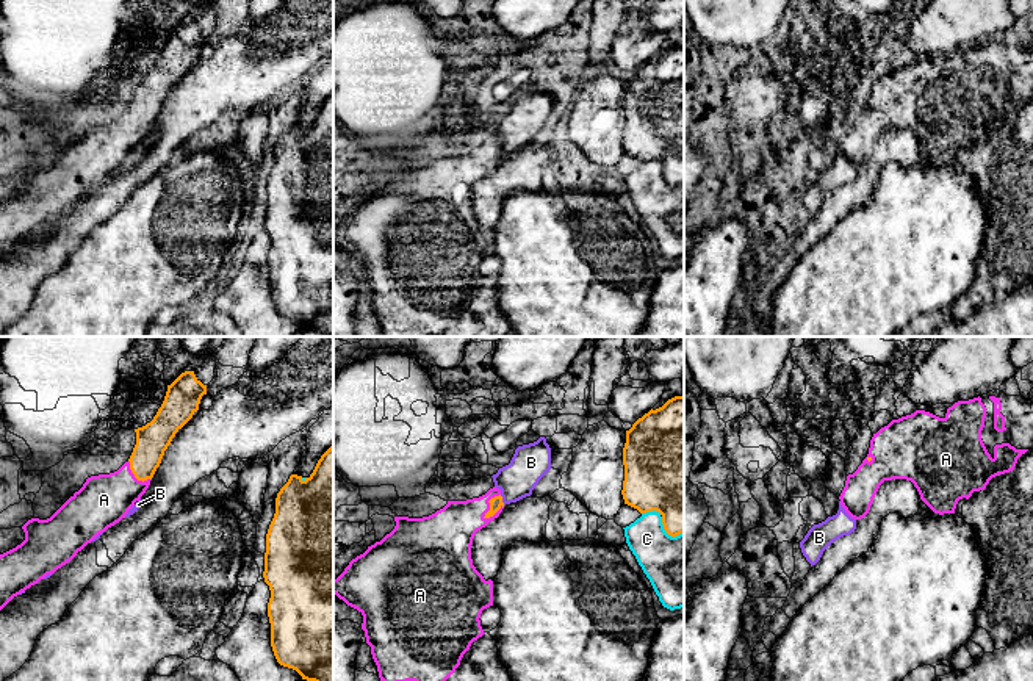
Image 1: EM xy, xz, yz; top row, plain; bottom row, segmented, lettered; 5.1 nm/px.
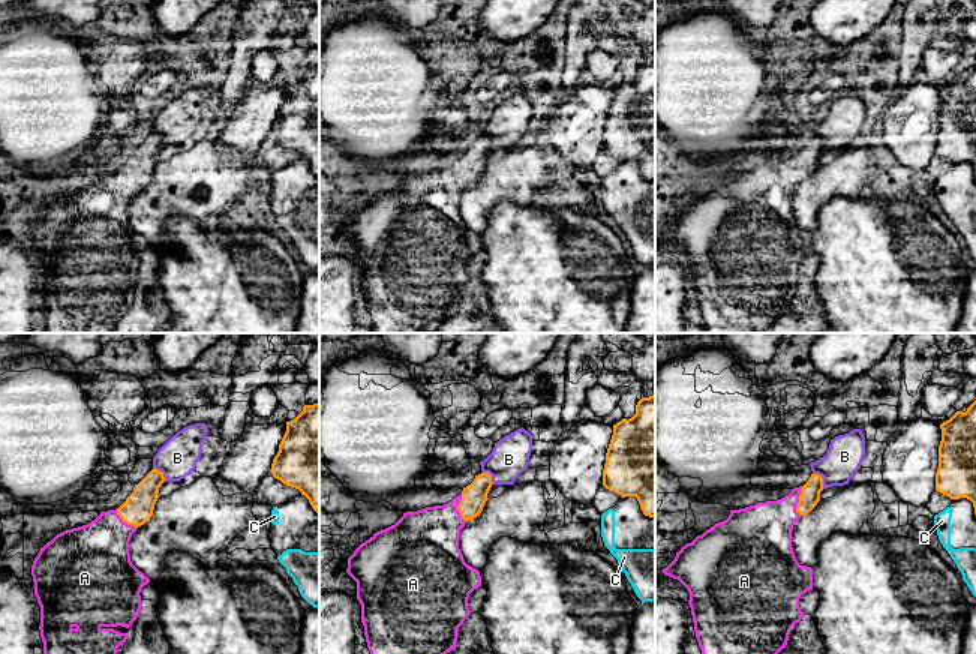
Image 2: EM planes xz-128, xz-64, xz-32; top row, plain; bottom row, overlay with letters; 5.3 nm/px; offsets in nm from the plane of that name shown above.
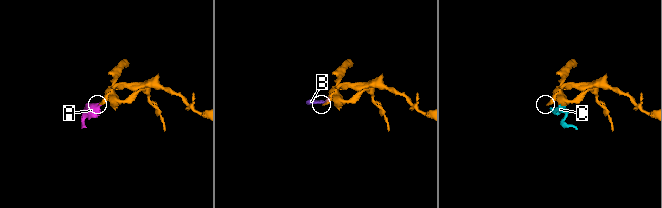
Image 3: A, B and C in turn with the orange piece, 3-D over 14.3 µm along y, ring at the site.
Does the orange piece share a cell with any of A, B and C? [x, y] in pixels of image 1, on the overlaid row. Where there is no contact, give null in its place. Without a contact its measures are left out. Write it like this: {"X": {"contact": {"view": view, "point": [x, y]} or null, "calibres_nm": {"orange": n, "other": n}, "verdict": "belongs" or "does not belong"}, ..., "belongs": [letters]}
{"A": {"contact": {"view": "xz", "point": [490, 504]}, "calibres_nm": {"orange": 60, "other": 240}, "verdict": "belongs"}, "B": {"contact": {"view": "xz", "point": [501, 500]}, "calibres_nm": {"orange": 60, "other": 190}, "verdict": "does not belong"}, "C": {"contact": {"view": "xz", "point": [651, 511]}, "calibres_nm": {"orange": 480, "other": 240}, "verdict": "does not belong"}, "belongs": ["A"]}

